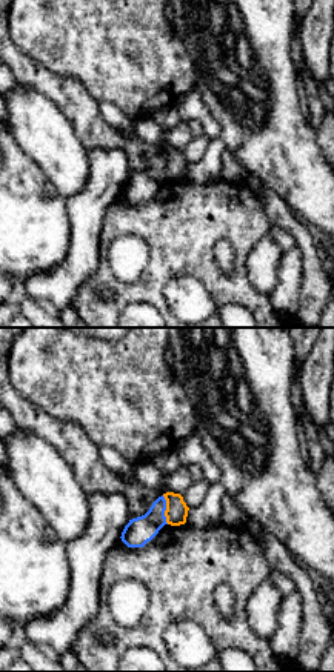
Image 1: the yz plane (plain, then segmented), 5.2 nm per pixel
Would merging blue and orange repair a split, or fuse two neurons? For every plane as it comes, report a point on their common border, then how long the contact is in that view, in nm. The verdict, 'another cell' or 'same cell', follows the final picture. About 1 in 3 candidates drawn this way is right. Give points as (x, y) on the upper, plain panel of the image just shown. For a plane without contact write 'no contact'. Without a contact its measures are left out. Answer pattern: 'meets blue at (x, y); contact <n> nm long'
meets blue at (165, 165); contact 160 nm long

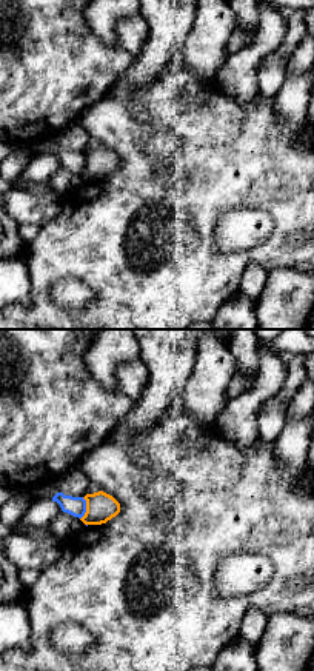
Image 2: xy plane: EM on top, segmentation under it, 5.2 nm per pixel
meets blue at (85, 163); contact 120 nm long

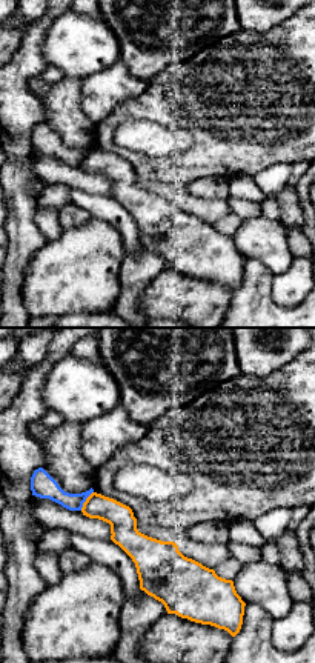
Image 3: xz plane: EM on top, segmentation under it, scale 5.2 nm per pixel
meets blue at (85, 156); contact 120 nm long

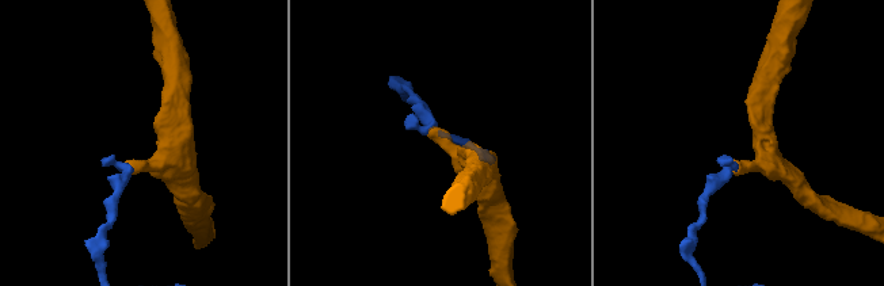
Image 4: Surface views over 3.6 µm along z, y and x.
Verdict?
another cell

